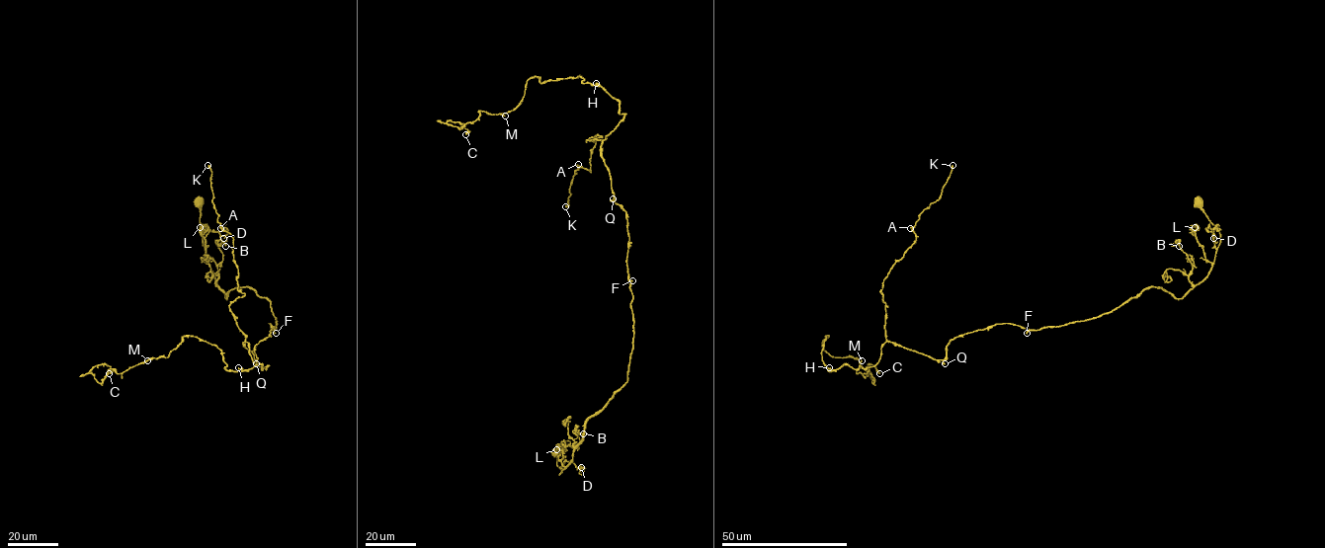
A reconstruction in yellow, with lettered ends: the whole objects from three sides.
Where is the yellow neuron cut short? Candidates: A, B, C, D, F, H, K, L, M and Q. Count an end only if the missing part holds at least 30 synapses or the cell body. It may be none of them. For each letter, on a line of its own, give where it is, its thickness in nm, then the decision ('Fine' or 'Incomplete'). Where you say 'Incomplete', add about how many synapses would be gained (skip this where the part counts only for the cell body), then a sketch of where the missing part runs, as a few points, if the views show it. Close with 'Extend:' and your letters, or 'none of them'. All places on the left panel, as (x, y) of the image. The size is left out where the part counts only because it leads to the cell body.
A: Place: (220, 228). Thickness 200 nm. Fine
B: Place: (225, 246). Thickness 150 nm. Fine
C: Place: (109, 373). Thickness 400 nm. Fine
D: Place: (223, 238). Thickness 140 nm. Fine
F: Place: (276, 333). Thickness 220 nm. Fine
H: Place: (238, 367). Thickness 440 nm. Fine
K: Place: (207, 165). Thickness 360 nm. Incomplete. Roughly 110 synapses. Course of what is missing: (207, 165), (202, 153), (225, 142), (222, 134), (206, 120), (215, 121), (206, 122), (201, 128)
L: Place: (200, 227). Thickness 110 nm. Fine
M: Place: (147, 360). Thickness 280 nm. Fine
Q: Place: (256, 363). Thickness 380 nm. Fine
Extend: K

